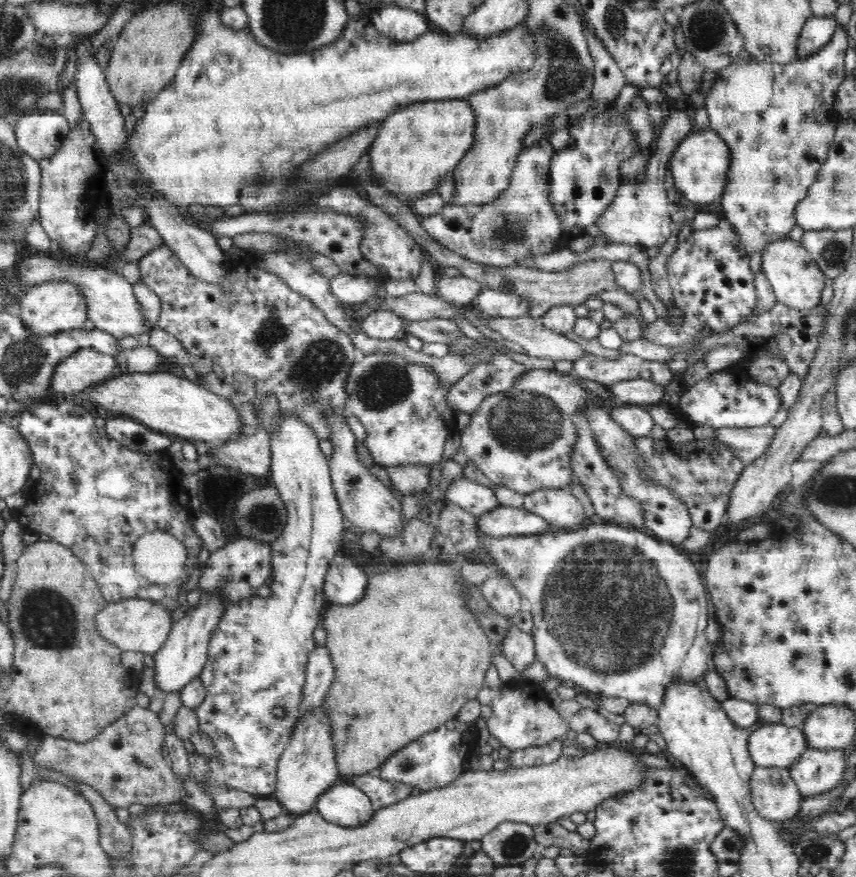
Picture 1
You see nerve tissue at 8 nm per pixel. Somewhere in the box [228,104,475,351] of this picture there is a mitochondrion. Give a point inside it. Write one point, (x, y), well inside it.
(255, 183)

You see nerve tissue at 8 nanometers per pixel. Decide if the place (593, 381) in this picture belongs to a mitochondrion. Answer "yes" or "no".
no

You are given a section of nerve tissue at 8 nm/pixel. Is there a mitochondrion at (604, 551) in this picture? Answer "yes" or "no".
yes

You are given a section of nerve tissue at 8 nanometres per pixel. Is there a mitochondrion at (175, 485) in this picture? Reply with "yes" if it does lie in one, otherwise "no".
no

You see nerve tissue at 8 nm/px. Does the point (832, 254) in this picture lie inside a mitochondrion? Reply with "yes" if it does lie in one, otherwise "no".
yes

